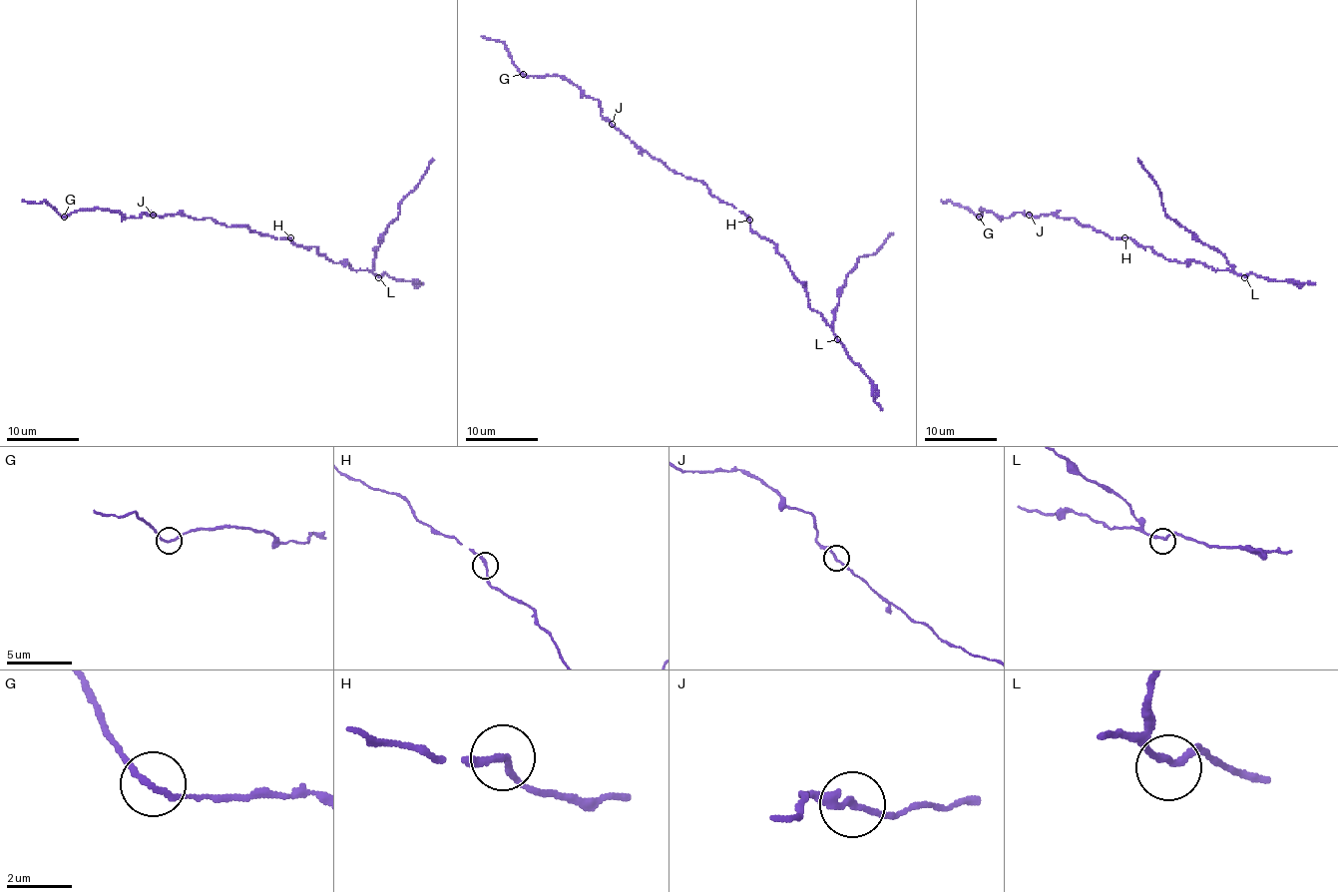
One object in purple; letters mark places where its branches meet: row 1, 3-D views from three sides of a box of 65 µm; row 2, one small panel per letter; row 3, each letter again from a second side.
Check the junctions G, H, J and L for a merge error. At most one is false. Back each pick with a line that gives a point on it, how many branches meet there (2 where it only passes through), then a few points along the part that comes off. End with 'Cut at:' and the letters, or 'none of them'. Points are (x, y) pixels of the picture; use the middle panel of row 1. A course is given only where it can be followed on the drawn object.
Cut at: none of them

